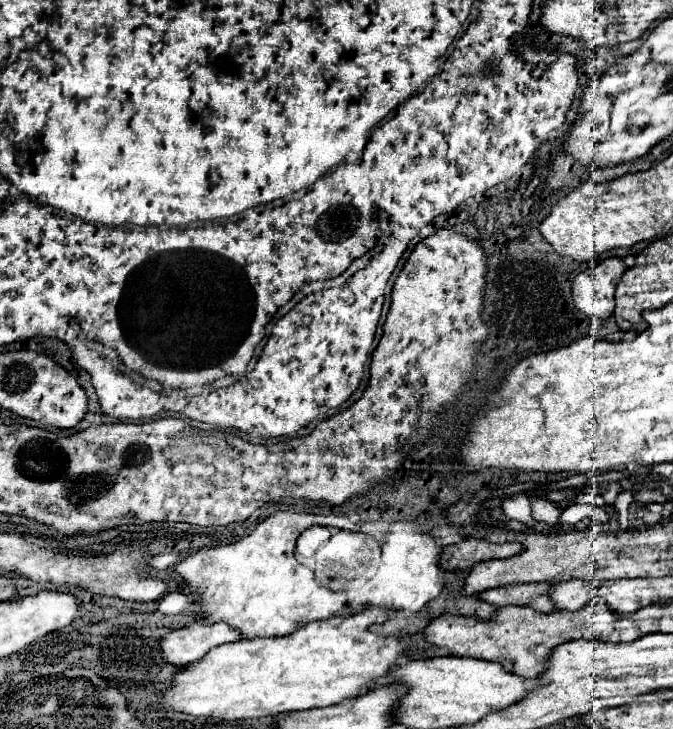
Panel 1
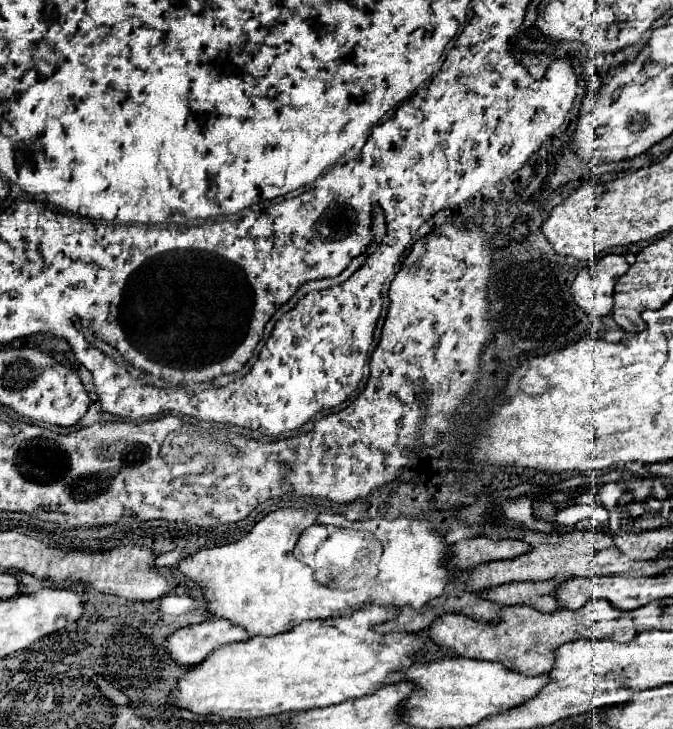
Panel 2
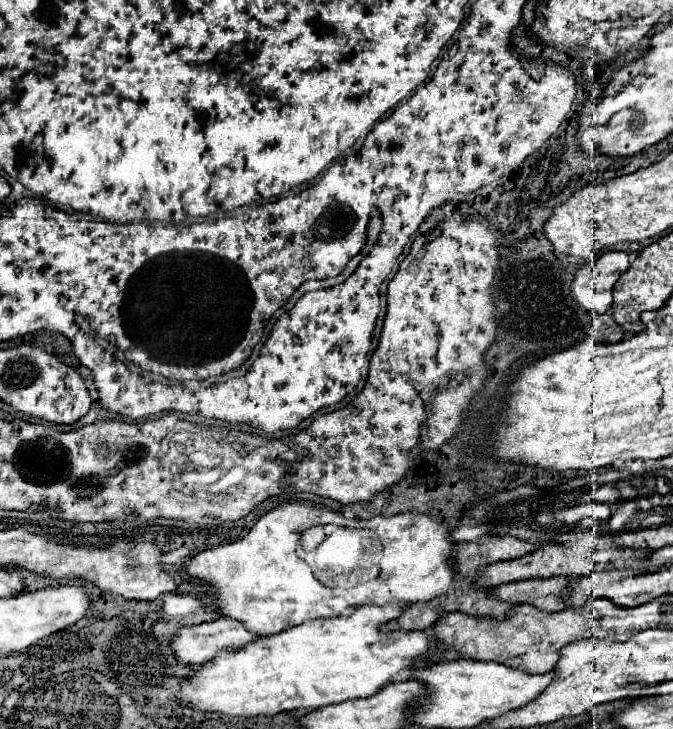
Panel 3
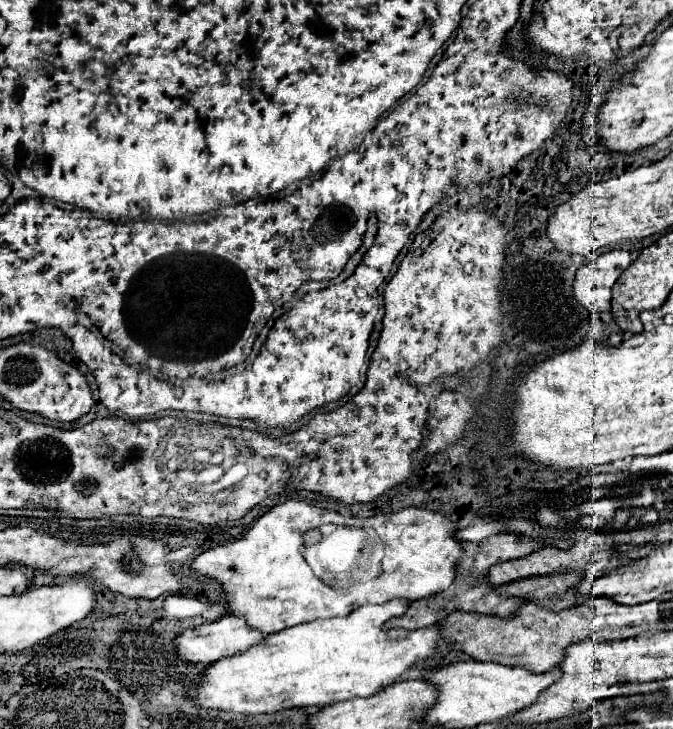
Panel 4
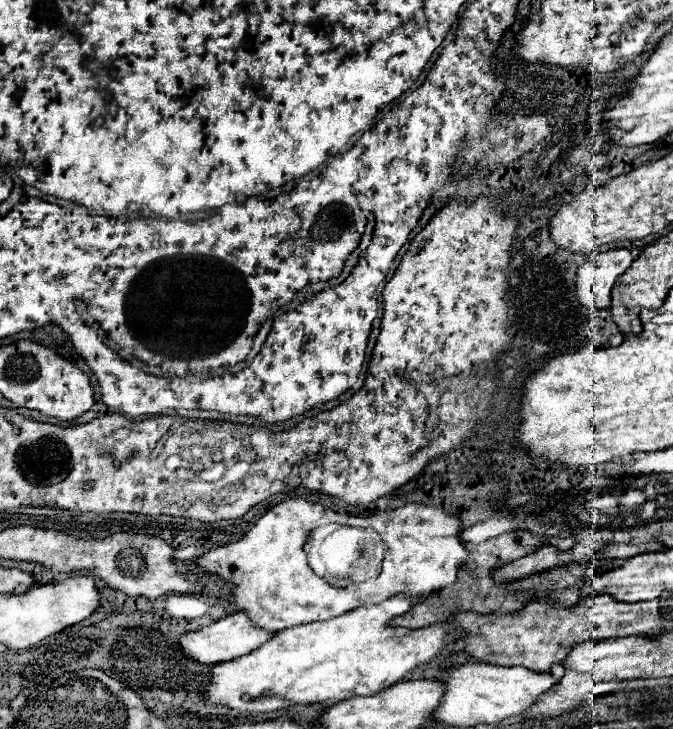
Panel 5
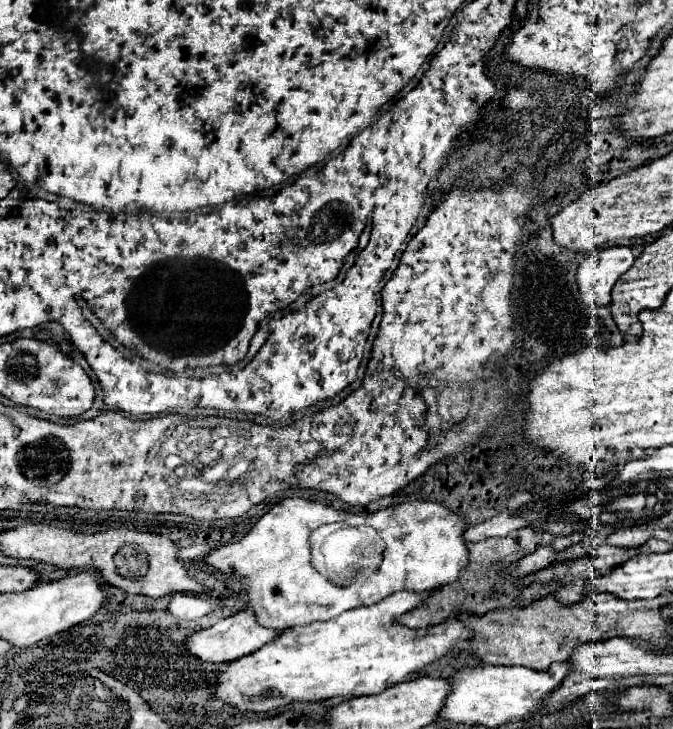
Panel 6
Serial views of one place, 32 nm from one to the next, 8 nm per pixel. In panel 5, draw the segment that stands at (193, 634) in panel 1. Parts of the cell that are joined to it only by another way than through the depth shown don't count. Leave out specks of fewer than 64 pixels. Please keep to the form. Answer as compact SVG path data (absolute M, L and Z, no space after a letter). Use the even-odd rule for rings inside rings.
M242 612L238 614L228 614L224 618L220 618L218 622L204 626L200 630L194 632L186 632L180 638L180 648L186 654L186 658L194 660L194 662L202 662L202 664L218 664L222 660L232 660L238 658L254 648L258 648L260 644L264 644L266 640L270 640L272 632L266 632L262 628L254 628L254 624L250 624L248 616L244 616Z

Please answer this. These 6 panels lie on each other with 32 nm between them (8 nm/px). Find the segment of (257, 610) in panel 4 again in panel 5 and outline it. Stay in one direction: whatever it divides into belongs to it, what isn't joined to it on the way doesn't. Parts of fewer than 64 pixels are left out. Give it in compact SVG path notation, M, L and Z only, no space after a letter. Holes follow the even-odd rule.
M290 498L270 508L242 540L202 554L196 566L208 574L220 576L232 588L236 610L244 612L256 628L280 632L290 626L342 616L362 604L380 604L396 594L420 598L450 586L466 560L460 530L458 518L426 504L406 504L372 516L348 516L324 510L320 504L310 504L302 498ZM330 522L362 528L372 526L380 534L386 544L386 556L378 576L366 582L352 582L346 588L336 588L314 574L308 566L304 544L314 528Z

